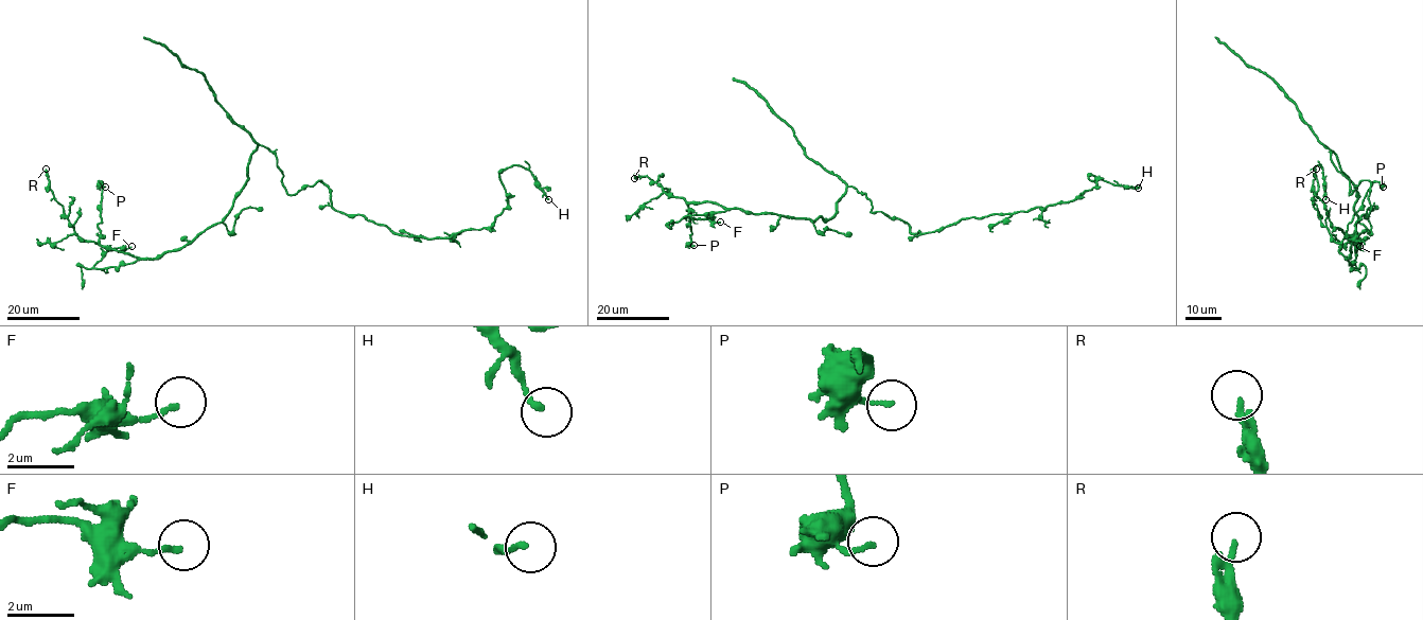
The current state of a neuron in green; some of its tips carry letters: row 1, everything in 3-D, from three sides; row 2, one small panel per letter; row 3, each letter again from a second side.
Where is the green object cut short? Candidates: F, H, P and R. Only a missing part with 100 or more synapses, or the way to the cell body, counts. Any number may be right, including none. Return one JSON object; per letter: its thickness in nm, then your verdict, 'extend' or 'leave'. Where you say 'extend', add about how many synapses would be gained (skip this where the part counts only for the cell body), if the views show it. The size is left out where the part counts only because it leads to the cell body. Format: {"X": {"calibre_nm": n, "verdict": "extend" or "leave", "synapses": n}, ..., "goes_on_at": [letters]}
{"F": {"calibre_nm": 150, "verdict": "leave"}, "H": {"calibre_nm": 140, "verdict": "leave"}, "P": {"calibre_nm": 130, "verdict": "leave"}, "R": {"calibre_nm": 200, "verdict": "leave"}, "goes_on_at": []}

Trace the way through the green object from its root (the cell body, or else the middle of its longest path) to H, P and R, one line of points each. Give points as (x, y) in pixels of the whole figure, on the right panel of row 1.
H: (1350, 183), (1349, 195), (1362, 180), (1371, 183), (1371, 209), (1349, 238), (1316, 196), (1317, 165), (1325, 199)
P: (1350, 183), (1323, 145), (1357, 193), (1346, 259), (1339, 250), (1347, 225), (1371, 184), (1383, 187)
R: (1350, 183), (1323, 145), (1336, 156), (1357, 193), (1355, 234), (1346, 259), (1321, 222), (1314, 202), (1316, 169)

